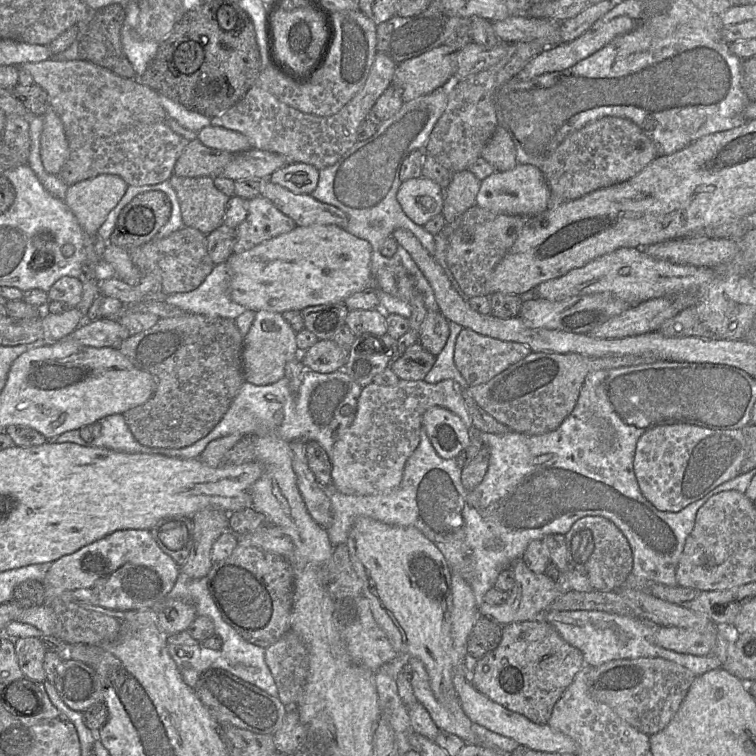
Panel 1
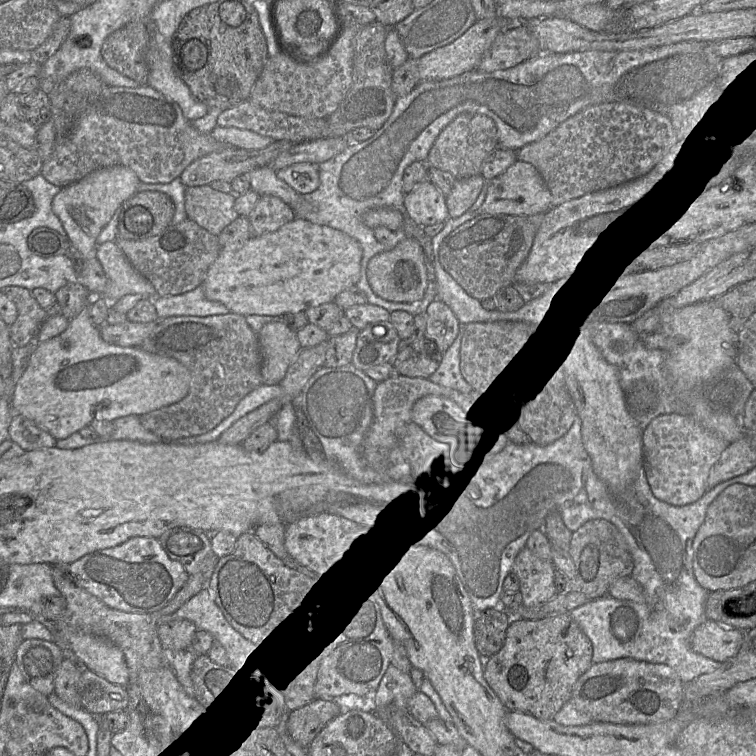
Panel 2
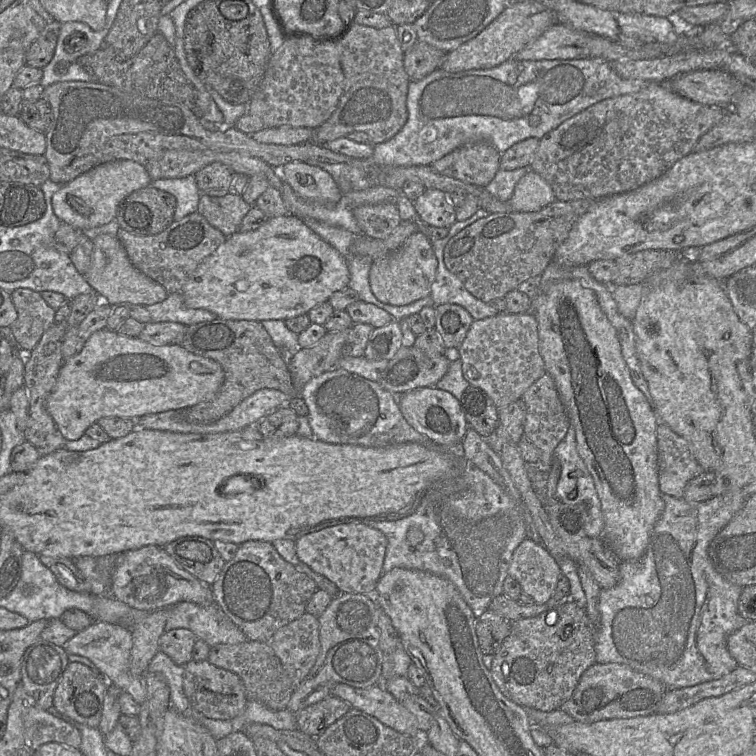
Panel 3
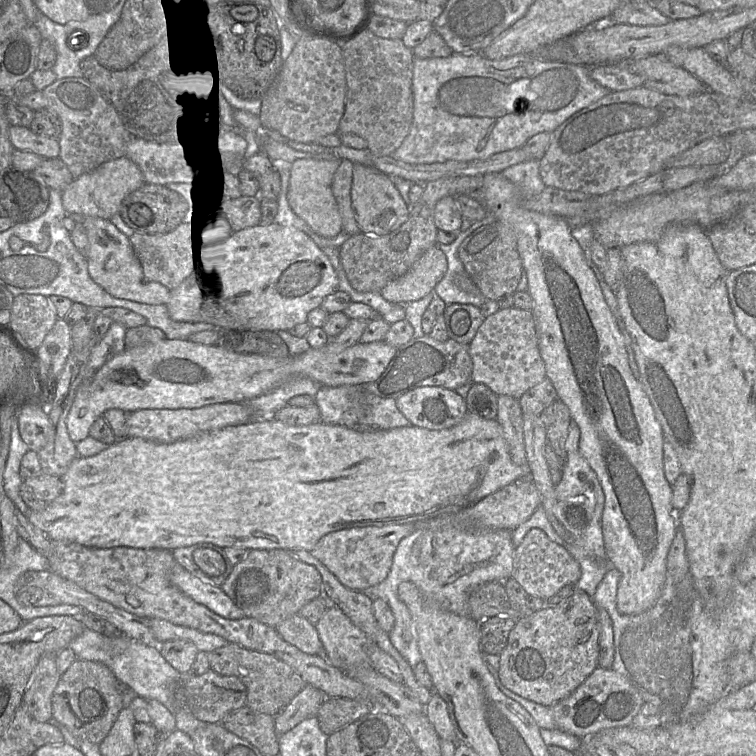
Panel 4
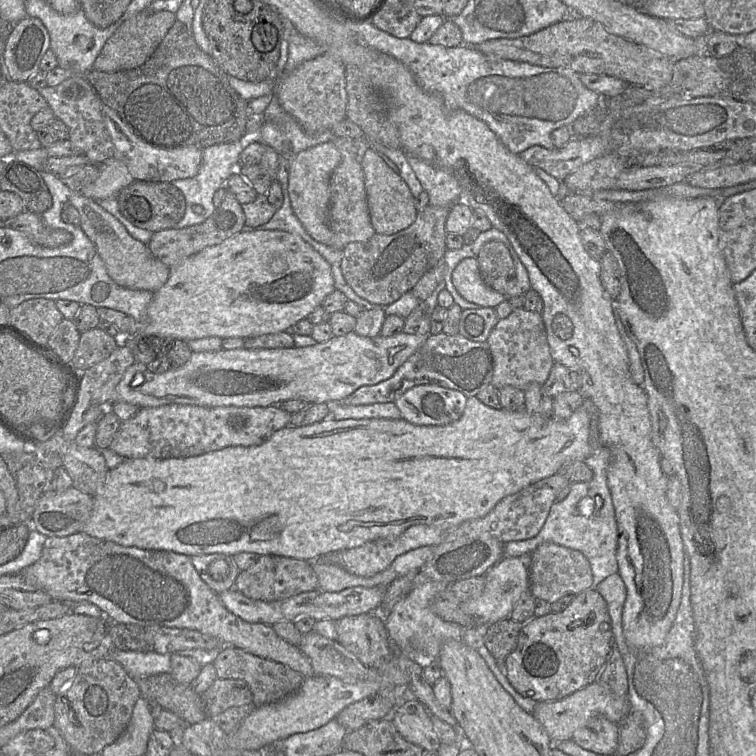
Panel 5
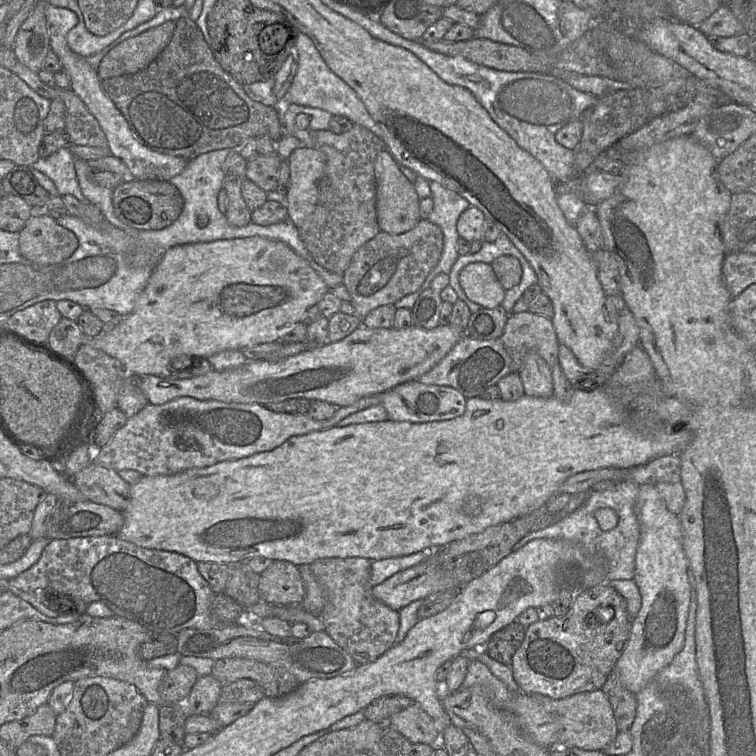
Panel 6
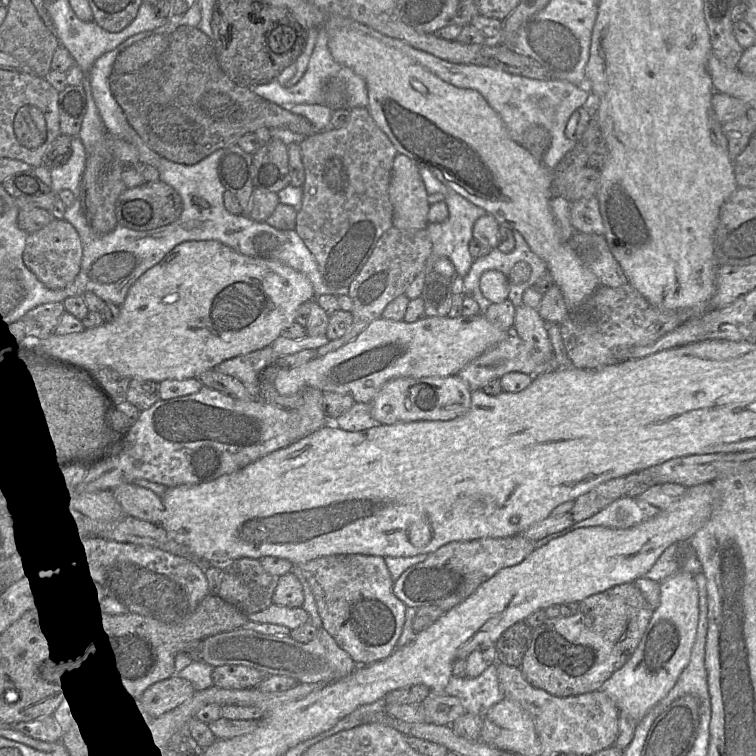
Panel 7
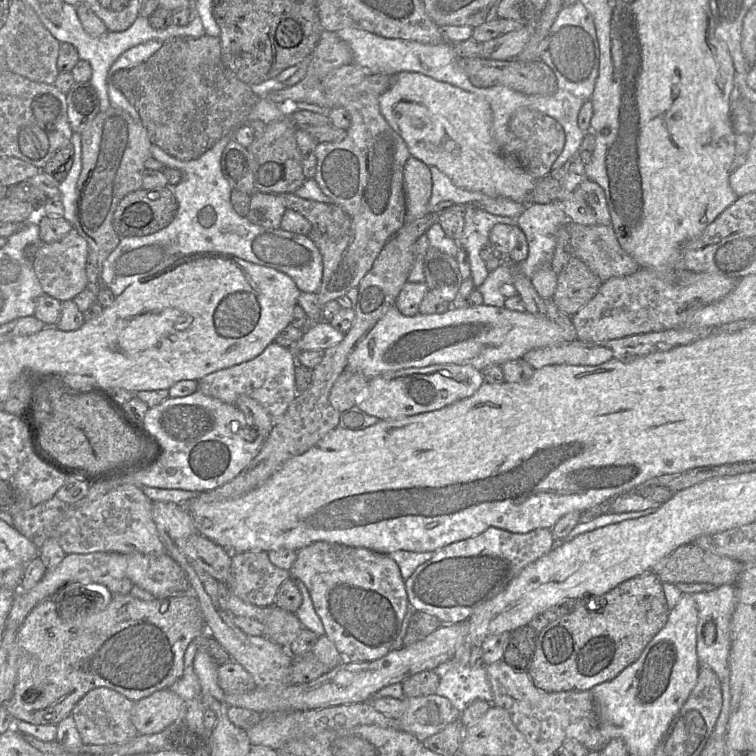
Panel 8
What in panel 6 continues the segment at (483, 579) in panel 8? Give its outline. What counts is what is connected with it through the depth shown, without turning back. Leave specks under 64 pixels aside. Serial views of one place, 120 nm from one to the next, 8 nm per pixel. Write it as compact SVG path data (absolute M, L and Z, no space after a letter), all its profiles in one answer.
M425 560L398 572L371 588L373 597L393 610L399 611L411 602L424 600L426 597L455 587L452 577L445 577L442 569L436 569L434 563L425 563Z

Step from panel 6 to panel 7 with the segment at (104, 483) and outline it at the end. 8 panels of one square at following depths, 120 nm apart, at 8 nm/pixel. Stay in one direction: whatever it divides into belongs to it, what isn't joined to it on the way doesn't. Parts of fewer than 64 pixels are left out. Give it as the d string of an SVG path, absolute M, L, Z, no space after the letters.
M132 483L121 484L112 492L126 515L154 524L159 523L163 502L156 493Z

